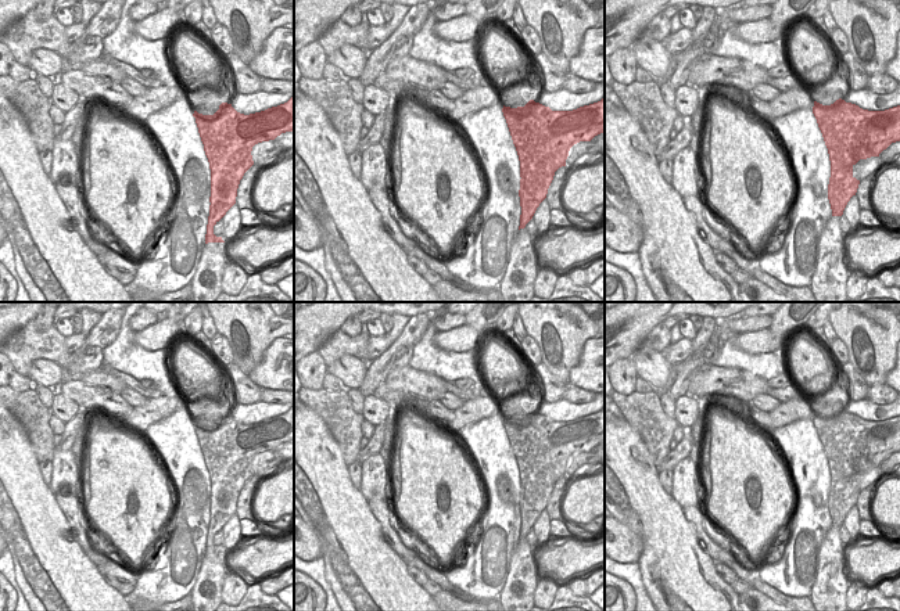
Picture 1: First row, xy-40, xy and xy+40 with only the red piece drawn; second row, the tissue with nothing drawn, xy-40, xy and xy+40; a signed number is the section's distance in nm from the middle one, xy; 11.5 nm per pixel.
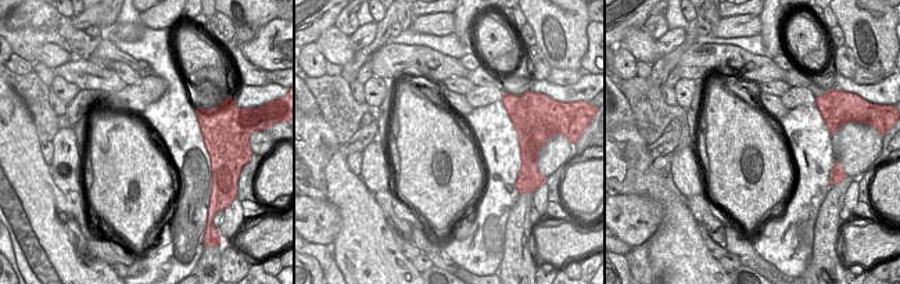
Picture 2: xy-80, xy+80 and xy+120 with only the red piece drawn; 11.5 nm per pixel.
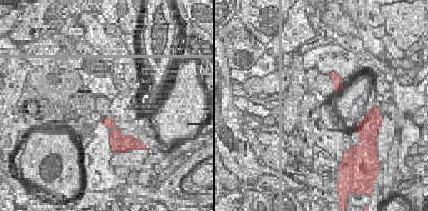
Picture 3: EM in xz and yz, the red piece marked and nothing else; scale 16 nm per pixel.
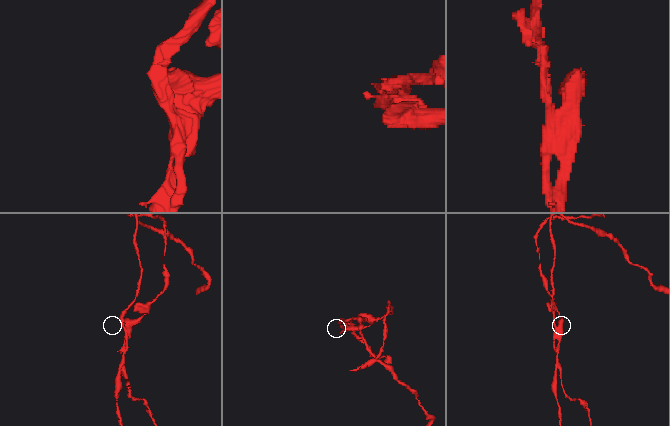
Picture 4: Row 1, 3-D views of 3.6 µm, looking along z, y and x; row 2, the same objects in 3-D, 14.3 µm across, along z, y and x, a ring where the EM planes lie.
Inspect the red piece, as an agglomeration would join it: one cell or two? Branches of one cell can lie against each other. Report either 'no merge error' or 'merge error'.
merge error

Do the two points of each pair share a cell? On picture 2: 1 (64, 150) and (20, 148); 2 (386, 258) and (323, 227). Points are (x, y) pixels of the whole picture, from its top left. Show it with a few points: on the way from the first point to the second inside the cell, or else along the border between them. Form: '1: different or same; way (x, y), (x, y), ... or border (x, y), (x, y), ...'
1: different; border (47, 165), (50, 171)
2: different; border (327, 201), (339, 211), (339, 232), (332, 243)

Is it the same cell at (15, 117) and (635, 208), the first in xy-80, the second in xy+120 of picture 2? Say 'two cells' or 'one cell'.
two cells

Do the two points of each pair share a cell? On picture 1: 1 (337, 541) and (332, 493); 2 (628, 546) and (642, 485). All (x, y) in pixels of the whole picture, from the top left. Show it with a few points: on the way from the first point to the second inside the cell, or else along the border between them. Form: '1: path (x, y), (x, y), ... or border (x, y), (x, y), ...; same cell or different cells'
1: path (337, 529), (337, 511), (332, 505); same cell
2: border (619, 521), (642, 542), (638, 561); different cells

